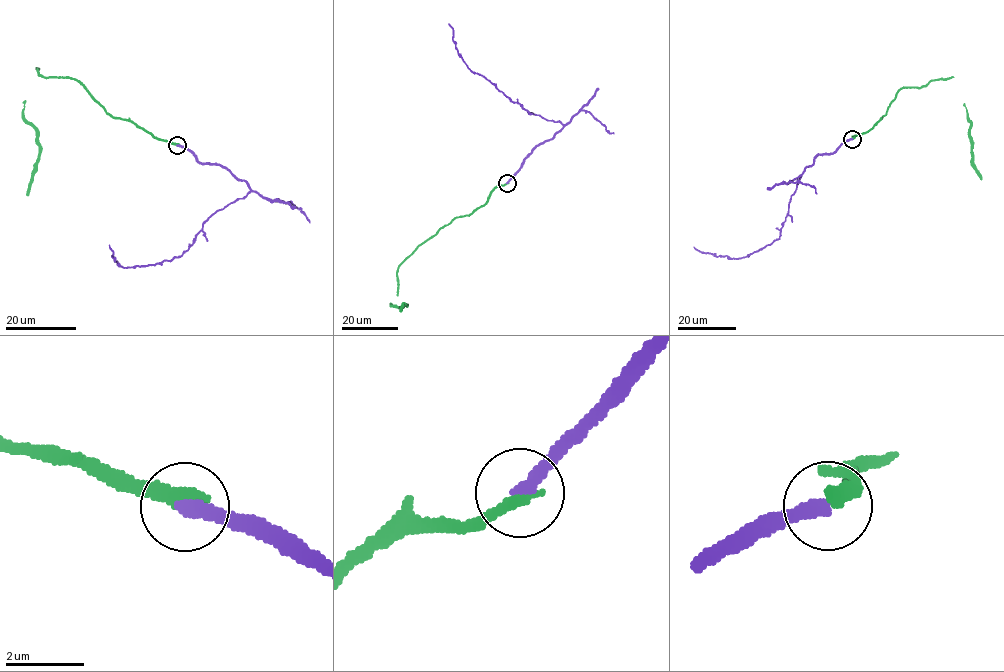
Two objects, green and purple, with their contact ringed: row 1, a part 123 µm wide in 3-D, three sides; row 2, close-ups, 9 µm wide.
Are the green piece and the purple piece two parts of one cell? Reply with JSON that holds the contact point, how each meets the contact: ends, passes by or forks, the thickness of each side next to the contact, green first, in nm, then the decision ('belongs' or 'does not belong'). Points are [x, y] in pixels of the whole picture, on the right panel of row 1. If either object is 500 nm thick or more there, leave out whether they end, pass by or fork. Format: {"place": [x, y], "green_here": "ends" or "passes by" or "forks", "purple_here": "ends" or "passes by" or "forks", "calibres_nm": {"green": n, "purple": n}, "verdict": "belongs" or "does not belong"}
{"place": [852, 139], "green_here": "ends", "purple_here": "ends", "calibres_nm": {"green": 400, "purple": 360}, "verdict": "belongs"}

